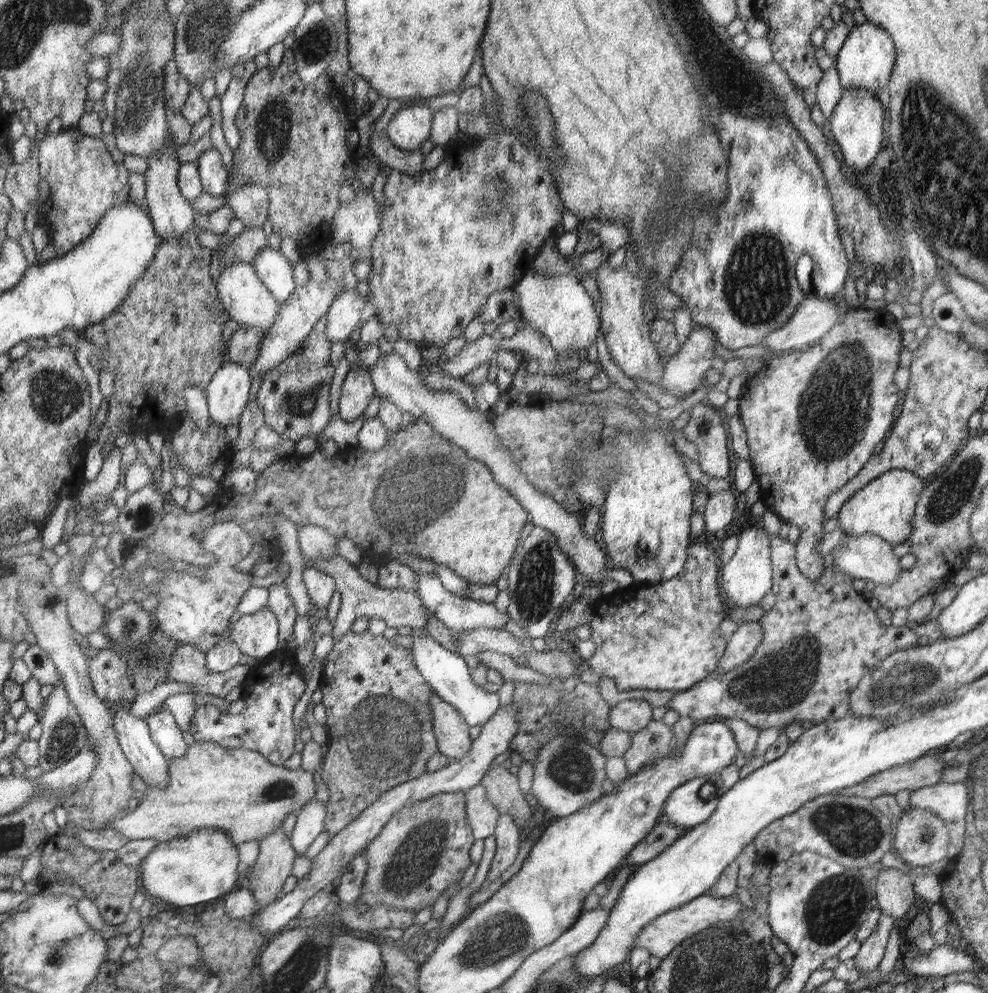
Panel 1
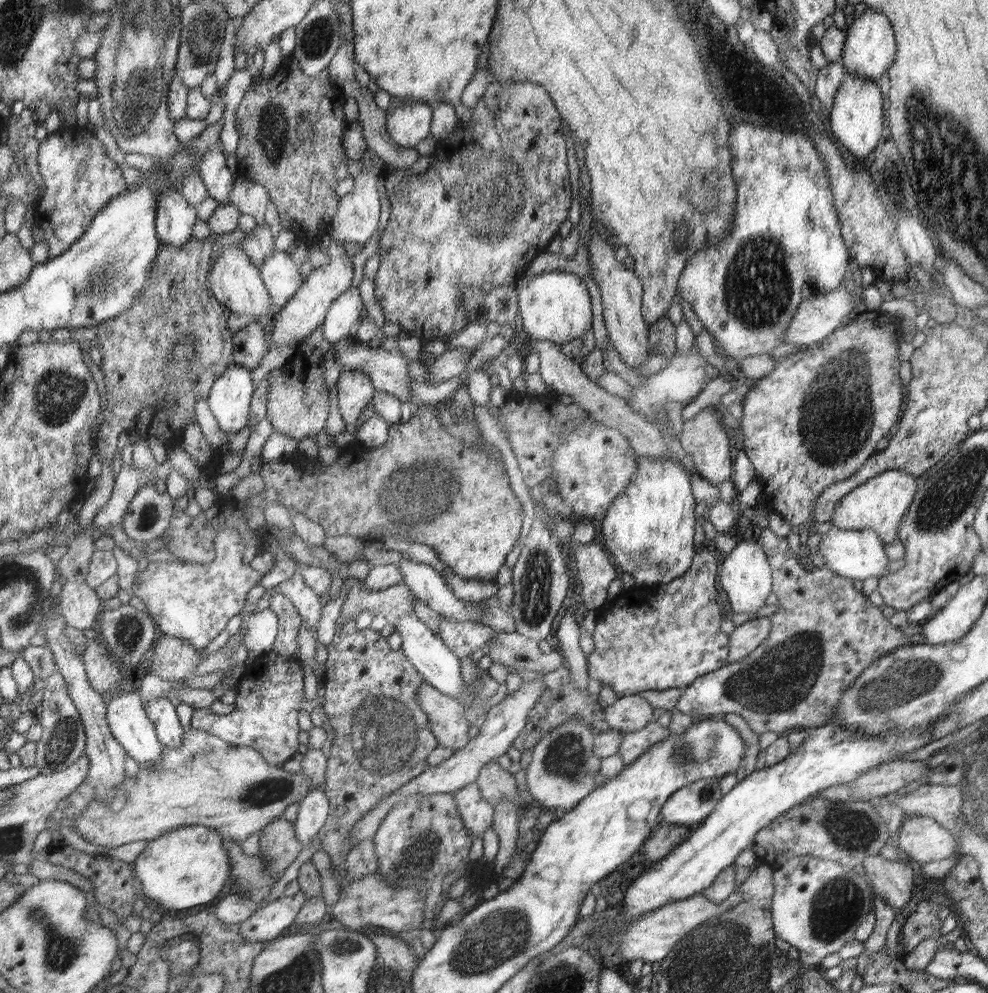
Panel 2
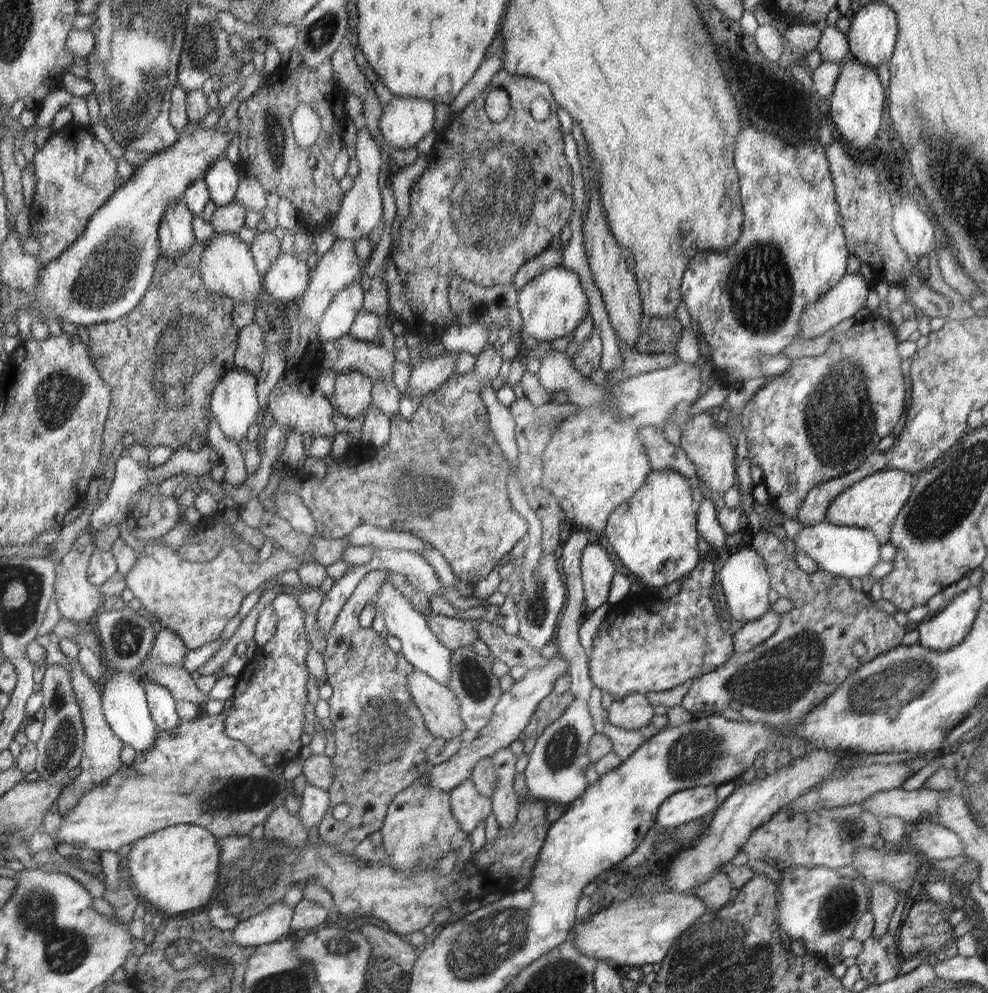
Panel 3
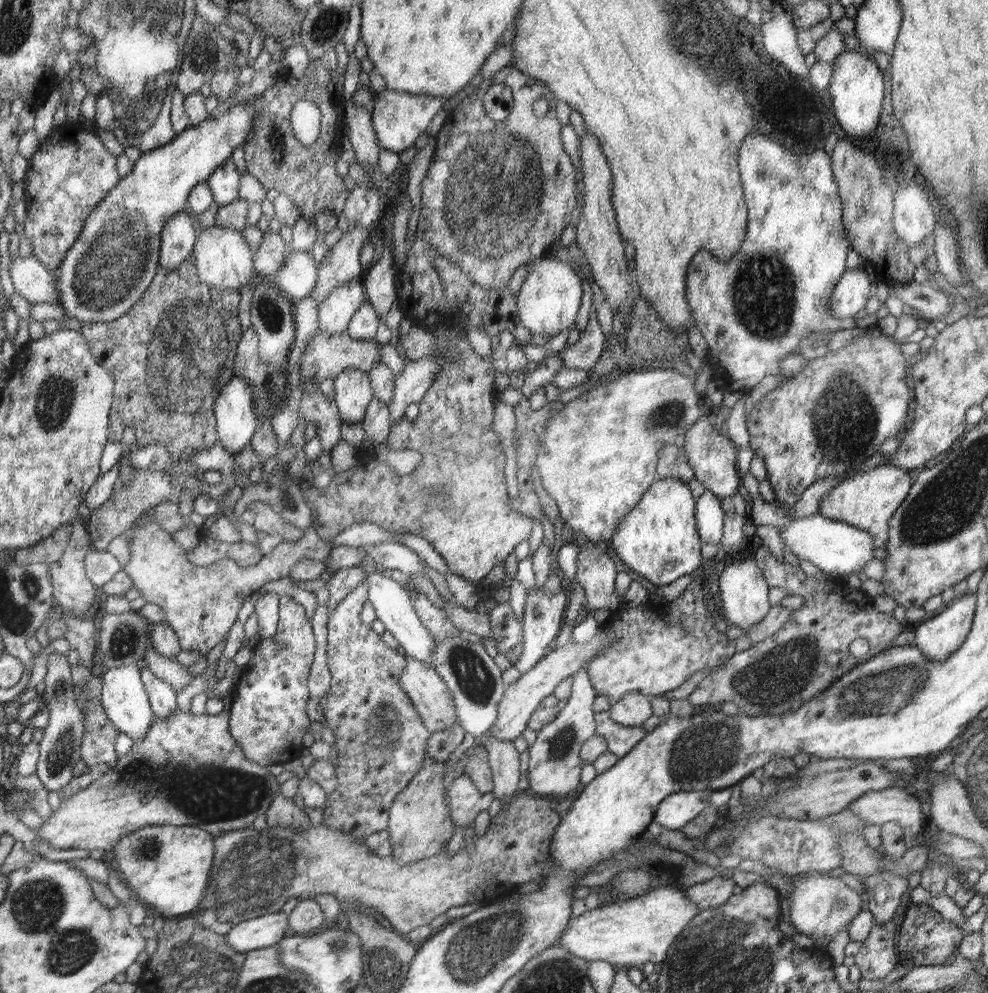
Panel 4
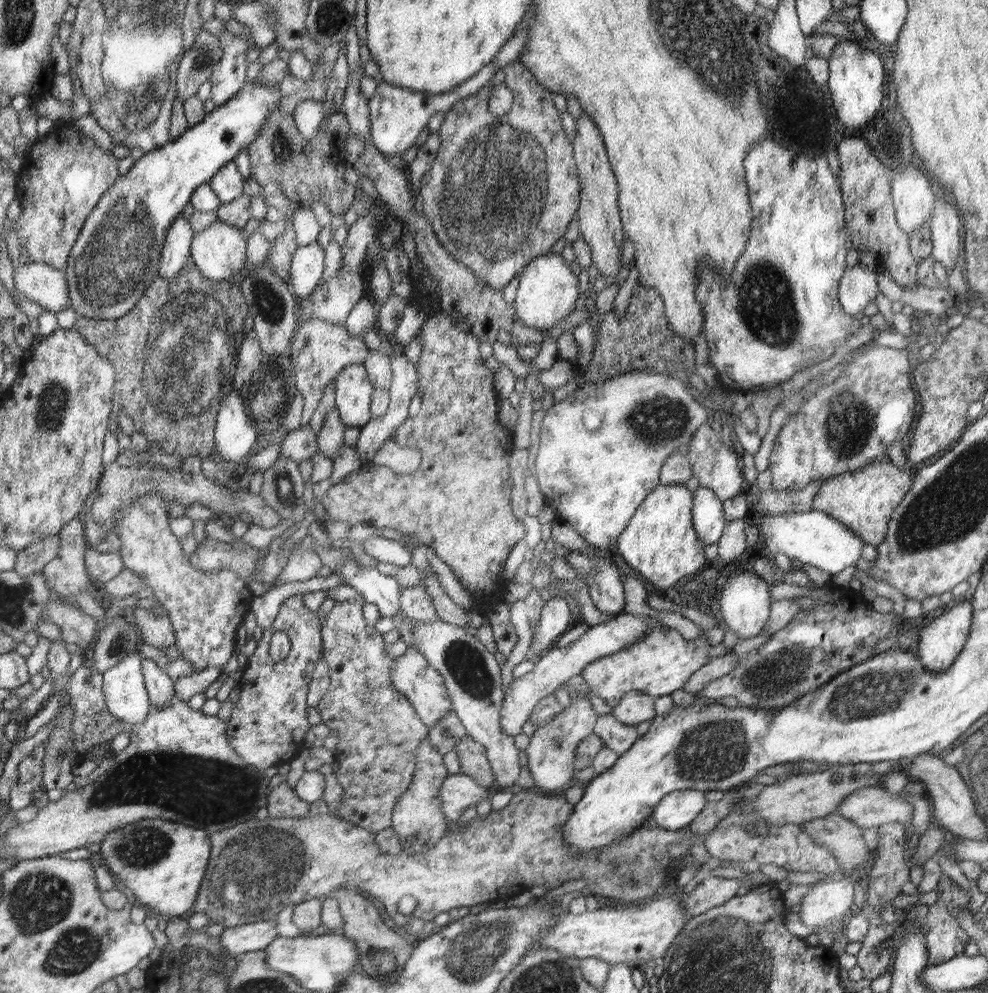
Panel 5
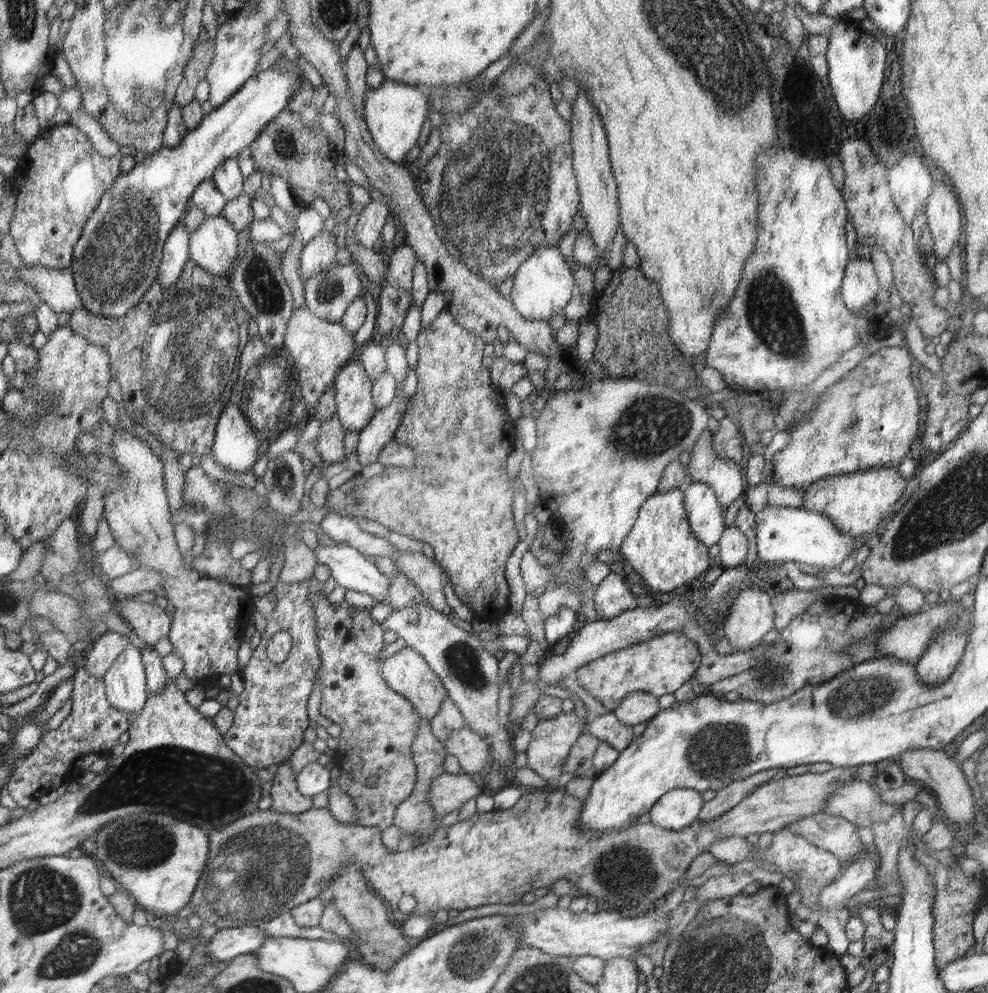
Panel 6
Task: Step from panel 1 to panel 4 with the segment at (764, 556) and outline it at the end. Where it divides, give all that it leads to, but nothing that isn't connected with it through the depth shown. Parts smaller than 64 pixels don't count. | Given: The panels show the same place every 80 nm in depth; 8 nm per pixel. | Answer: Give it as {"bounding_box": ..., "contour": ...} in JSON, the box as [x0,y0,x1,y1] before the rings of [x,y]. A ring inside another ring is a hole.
{"bounding_box":[719,558,774,630],"contour":[[[739,558],[731,564],[720,568],[719,588],[722,598],[723,617],[728,621],[729,625],[740,626],[742,630],[752,629],[754,625],[760,624],[769,614],[774,606],[774,598],[770,598],[770,590],[774,590],[774,586],[770,586],[769,579],[765,577],[764,571],[758,566],[756,558],[742,559]]]}

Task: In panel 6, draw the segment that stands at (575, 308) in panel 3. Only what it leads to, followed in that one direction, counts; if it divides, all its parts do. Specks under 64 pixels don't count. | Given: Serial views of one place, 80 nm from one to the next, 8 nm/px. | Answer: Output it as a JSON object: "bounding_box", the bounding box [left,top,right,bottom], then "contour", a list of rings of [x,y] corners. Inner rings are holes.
{"bounding_box":[511,247,575,320],"contour":[[[542,247],[533,257],[529,257],[514,274],[514,283],[511,293],[516,312],[519,312],[524,320],[550,320],[555,314],[562,314],[570,302],[574,302],[575,265],[572,258],[566,258],[562,250],[556,247]]]}

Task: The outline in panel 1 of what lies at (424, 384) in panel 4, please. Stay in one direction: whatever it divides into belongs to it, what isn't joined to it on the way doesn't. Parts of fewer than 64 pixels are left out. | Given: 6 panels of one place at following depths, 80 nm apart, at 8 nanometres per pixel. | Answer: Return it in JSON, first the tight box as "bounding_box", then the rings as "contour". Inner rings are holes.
{"bounding_box":[444,331,502,378],"contour":[[[495,331],[491,336],[484,335],[480,339],[467,342],[454,358],[446,359],[444,363],[445,376],[463,378],[483,362],[495,358],[496,347],[502,341],[502,335]]]}

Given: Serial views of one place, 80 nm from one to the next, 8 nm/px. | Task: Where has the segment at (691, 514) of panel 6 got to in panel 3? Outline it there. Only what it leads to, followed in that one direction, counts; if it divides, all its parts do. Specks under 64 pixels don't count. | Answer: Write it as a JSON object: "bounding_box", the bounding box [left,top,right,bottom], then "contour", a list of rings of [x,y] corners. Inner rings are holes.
{"bounding_box":[697,498,729,553],"contour":[[[709,498],[701,500],[697,527],[702,538],[709,542],[715,552],[720,552],[720,548],[724,548],[724,553],[729,551],[728,535],[717,519],[716,506]]]}

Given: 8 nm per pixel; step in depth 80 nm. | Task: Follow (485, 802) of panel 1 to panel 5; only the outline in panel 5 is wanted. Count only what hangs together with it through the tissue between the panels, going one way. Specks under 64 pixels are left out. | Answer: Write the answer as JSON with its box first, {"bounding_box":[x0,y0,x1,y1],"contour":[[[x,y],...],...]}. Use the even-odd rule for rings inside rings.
{"bounding_box":[441,774,493,822],"contour":[[[450,774],[441,789],[442,814],[450,822],[457,822],[468,806],[477,806],[482,799],[492,797],[493,792],[482,788],[471,776]]]}

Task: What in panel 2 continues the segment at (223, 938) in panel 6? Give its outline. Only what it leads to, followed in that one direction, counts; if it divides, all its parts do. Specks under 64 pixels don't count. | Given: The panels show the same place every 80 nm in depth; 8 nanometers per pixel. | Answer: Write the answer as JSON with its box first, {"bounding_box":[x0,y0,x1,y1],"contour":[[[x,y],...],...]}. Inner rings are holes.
{"bounding_box":[241,890,308,943],"contour":[[[300,890],[292,896],[279,897],[266,904],[241,923],[242,938],[263,943],[278,938],[283,930],[295,922],[297,913],[308,897]]]}

